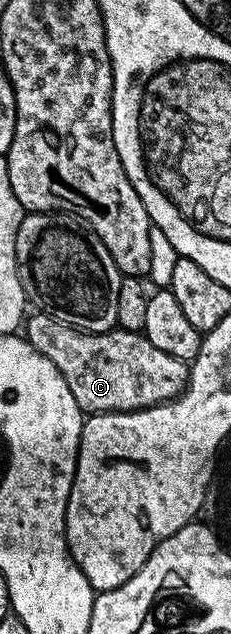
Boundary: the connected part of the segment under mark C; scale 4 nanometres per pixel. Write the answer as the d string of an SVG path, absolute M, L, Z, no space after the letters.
M33 312L24 319L23 336L43 356L47 356L47 360L51 360L59 372L63 372L63 380L67 380L67 388L71 388L75 404L79 404L86 415L106 414L116 410L142 410L148 406L172 402L189 385L190 363L155 348L155 344L151 344L144 333L135 330L114 328L105 334L89 334L85 330L76 330L74 326L63 324L49 314Z

